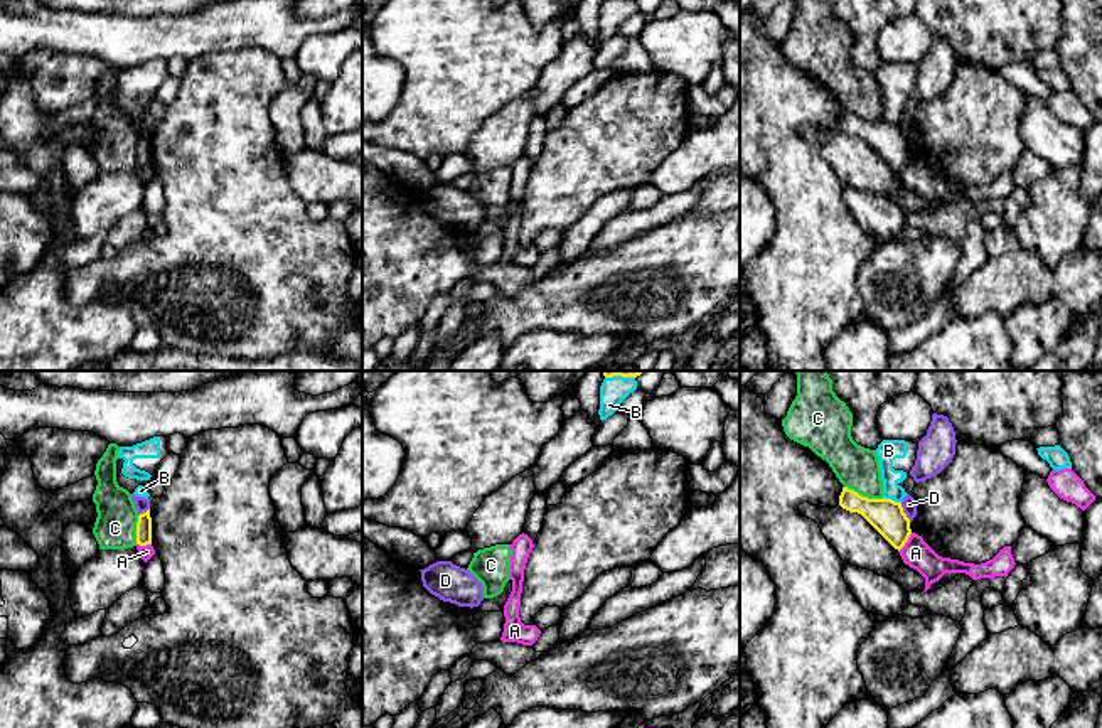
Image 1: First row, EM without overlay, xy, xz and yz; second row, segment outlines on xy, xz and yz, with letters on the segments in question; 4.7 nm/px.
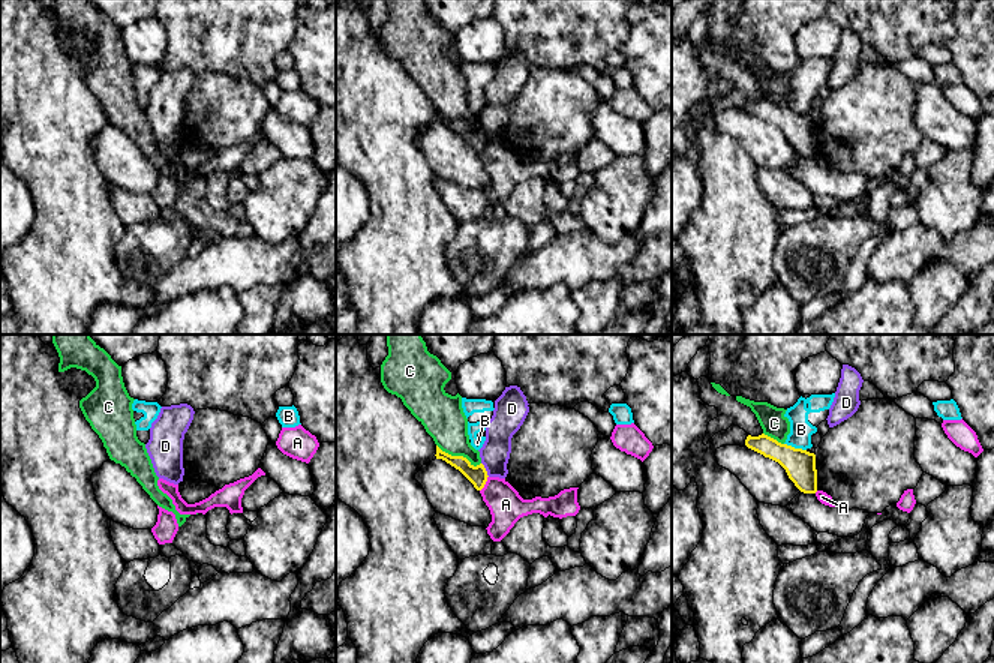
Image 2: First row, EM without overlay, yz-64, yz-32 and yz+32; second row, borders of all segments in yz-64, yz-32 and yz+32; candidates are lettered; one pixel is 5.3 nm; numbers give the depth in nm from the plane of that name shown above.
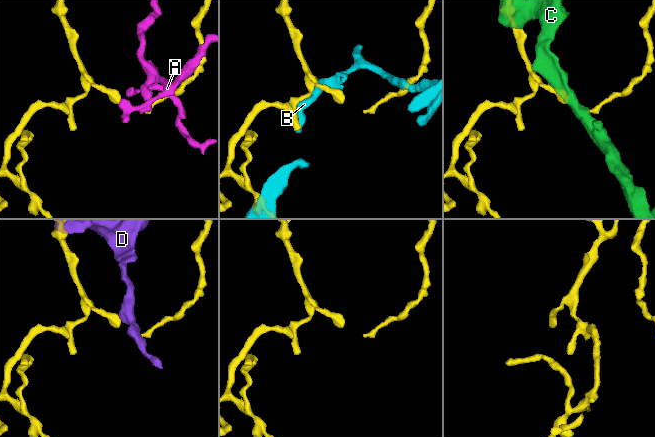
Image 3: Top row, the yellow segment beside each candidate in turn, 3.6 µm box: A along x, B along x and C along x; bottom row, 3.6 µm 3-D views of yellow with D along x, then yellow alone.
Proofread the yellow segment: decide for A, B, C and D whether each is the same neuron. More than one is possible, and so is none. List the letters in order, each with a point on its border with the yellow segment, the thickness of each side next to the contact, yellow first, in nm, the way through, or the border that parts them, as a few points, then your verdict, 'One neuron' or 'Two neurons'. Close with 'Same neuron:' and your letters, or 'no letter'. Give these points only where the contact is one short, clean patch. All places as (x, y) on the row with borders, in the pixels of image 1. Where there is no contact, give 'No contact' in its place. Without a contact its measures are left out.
A: Touches yellow at yz (905, 541). Thickness 160 nm (yellow) against 140 nm. Boundary: yz (912, 533), (898, 551). Two neurons
B: Touches yellow at yz (890, 499). Thickness 160 nm (yellow) against 100 nm. Two neurons
C: Touches yellow at yz (865, 497). Thickness 160 nm (yellow) against 200 nm. Two neurons
D: Touches yellow at yz (904, 513). Thickness 160 nm (yellow) against 70 nm. Two neurons
Same neuron: no letter

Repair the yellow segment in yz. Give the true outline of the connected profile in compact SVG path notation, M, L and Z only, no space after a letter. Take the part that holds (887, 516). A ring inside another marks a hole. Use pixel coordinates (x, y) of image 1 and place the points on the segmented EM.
M843 487L839 506L849 512L861 514L895 549L901 549L912 529L901 502L891 499L868 499Z

